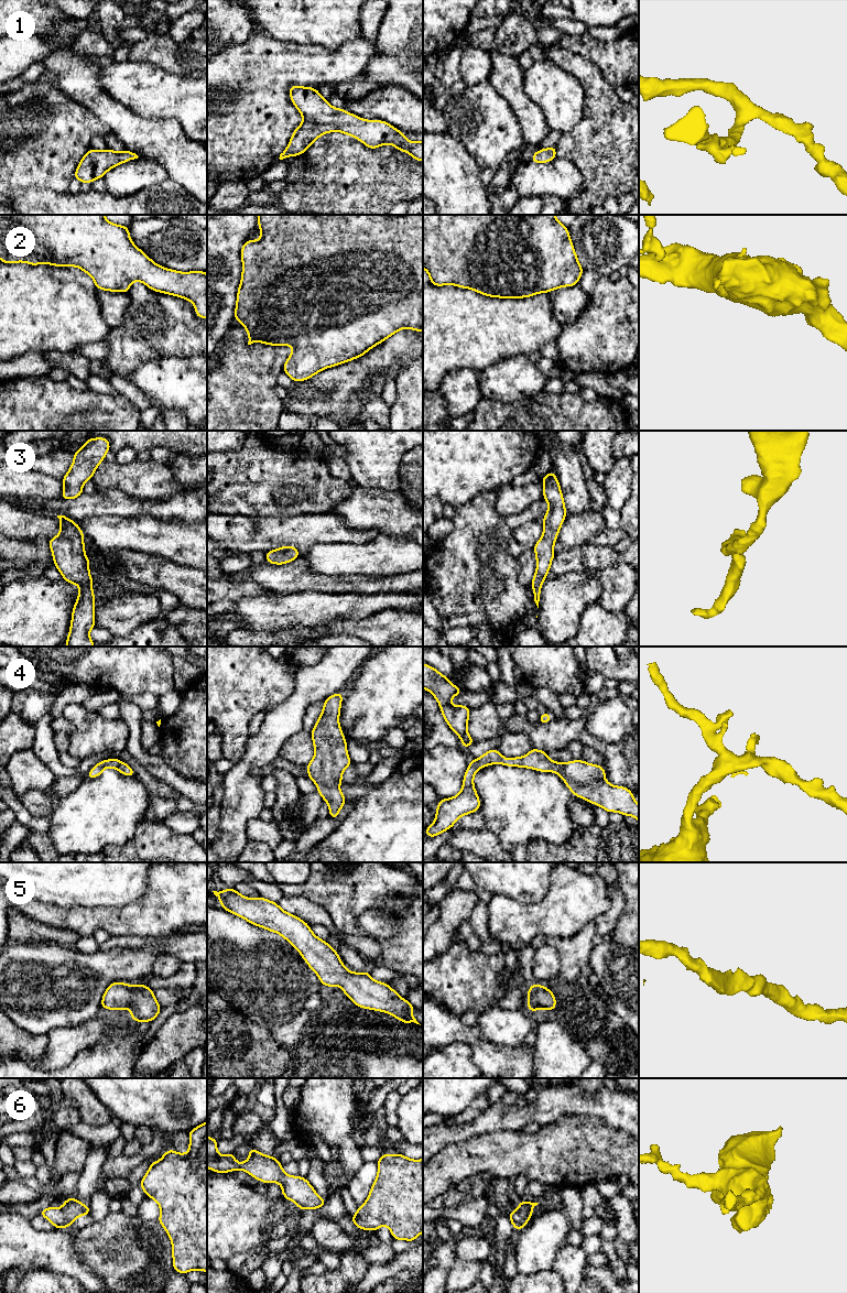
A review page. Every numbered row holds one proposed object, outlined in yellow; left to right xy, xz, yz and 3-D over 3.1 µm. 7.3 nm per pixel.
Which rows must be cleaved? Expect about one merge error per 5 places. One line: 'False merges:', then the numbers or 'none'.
False merges: none

